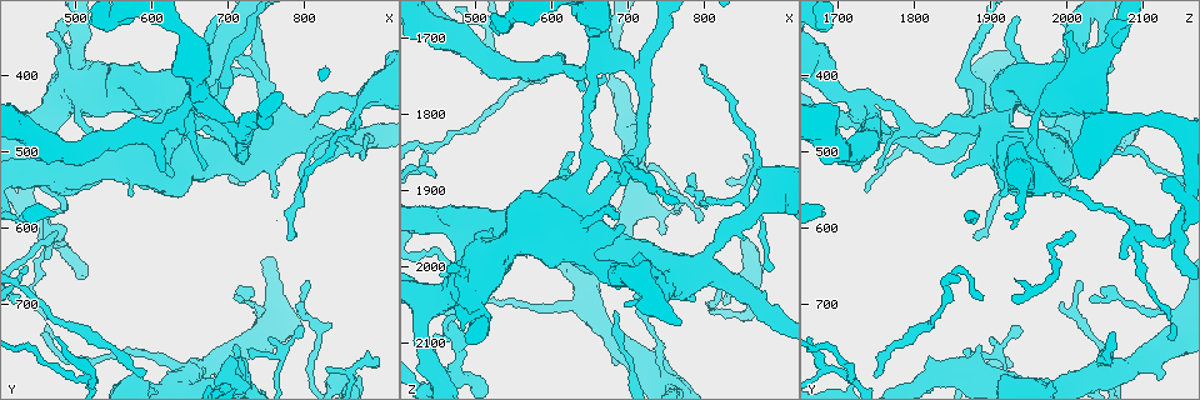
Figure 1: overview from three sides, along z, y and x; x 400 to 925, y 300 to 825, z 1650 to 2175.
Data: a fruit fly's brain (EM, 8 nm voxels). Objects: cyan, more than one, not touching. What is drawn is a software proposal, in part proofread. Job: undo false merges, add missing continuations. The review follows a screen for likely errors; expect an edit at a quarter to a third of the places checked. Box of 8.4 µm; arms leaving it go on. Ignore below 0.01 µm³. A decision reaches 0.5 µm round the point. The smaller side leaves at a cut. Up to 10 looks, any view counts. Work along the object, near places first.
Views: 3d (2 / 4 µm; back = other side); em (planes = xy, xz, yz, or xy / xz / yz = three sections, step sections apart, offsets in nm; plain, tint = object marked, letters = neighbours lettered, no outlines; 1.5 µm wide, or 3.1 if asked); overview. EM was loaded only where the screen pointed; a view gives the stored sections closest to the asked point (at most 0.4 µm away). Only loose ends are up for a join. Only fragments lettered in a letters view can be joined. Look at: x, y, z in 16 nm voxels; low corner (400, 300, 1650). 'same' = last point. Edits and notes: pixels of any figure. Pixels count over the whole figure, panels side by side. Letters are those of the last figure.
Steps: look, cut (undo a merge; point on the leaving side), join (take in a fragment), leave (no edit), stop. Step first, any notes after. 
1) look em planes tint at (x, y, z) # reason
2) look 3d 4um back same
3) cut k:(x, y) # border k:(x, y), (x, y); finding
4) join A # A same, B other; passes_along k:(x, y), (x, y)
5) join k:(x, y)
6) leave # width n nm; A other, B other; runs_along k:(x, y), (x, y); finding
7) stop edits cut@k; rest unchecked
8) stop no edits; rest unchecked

look 3d 4um at (645, 465, 1800) # narrows sharply

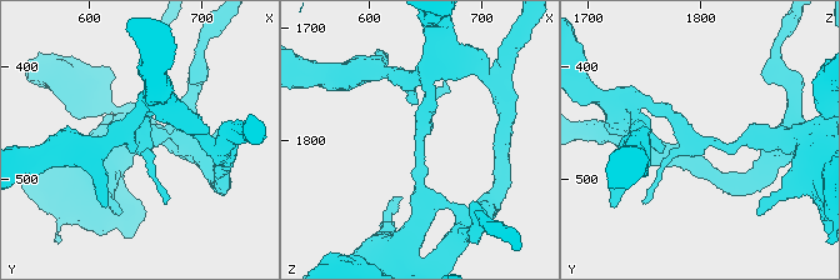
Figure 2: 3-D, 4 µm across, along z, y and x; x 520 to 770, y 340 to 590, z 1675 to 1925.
look em yz step 8 tint at (646, 466, 1798) # need the tissue

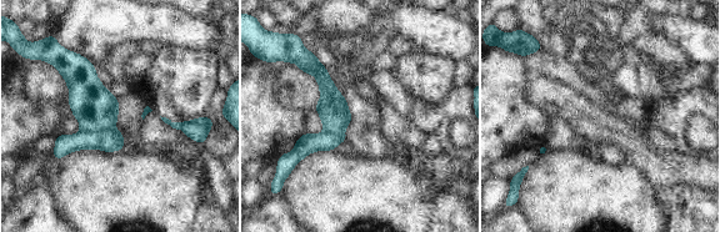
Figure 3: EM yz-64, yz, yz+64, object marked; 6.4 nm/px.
look em planes letters same # cut it another way

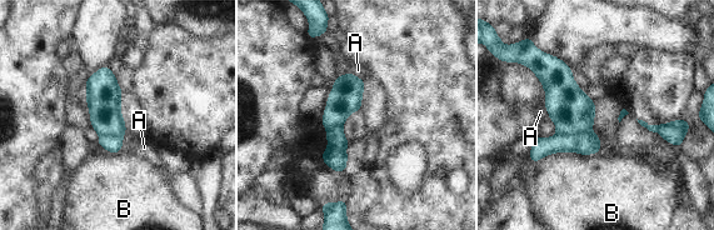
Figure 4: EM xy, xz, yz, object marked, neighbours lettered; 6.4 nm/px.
leave # A other, B other; runs_along 4:(349, 76), (336, 111), (341, 169); one neuron here

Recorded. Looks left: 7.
look em planes letters at (585, 795, 1750) # free end

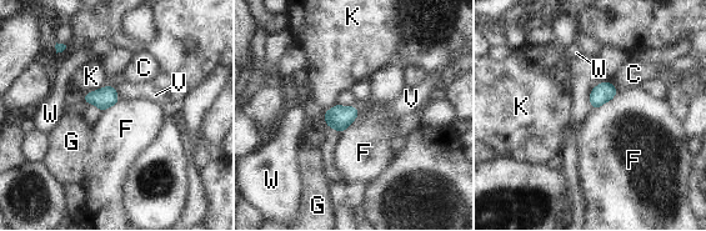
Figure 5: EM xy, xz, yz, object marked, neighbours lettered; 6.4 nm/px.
join V # longest_contact F 200 nm; C other, F other, G other, K other, V same, W other; passes_along 5:(106, 96), (116, 94), (126, 91); the neuron continues

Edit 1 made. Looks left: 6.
look em planes letters at (755, 555, 1985) # free end

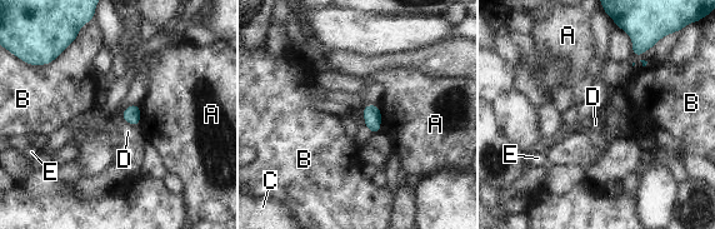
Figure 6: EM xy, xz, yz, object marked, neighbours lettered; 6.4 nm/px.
leave # A other, B other, C other, D other, E other; border 6:(123, 118), (135, 125); no lettered fragment goes on from it

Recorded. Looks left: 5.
look em planes plain at (795, 550, 1740) # thin end

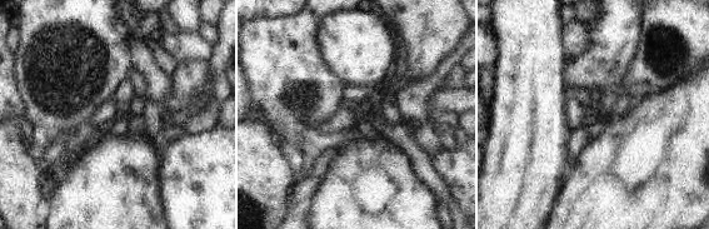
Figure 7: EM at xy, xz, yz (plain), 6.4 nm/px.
look em planes letters same

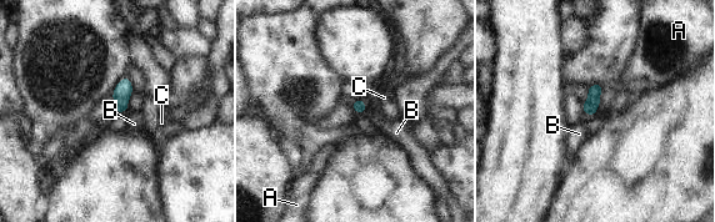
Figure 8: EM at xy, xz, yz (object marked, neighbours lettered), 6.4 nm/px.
leave # A other, B other, C other; no lettered fragment goes on from it

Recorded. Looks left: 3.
look 3d 4um at (460, 340, 2010) # branch stops here

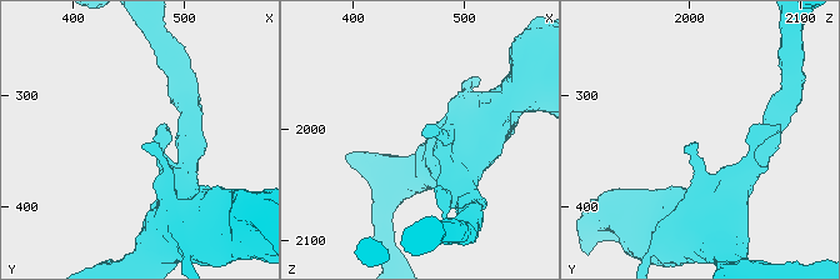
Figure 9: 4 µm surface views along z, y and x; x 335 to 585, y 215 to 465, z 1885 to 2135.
look em xy step 8 tint at (462, 342, 2008)

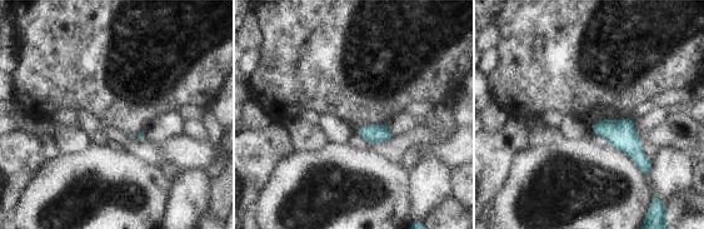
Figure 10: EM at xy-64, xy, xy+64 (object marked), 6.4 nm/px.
look em xy step 8 letters same

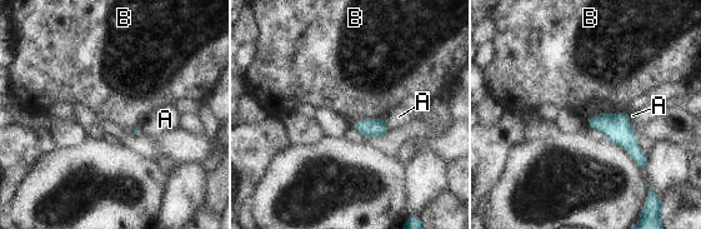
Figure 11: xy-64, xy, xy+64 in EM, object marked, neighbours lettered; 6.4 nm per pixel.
leave # A other, B other; border 11:(627, 111), (594, 114), (587, 120); no lettered fragment goes on from it

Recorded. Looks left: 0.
stop edits join@5; rest unchecked

